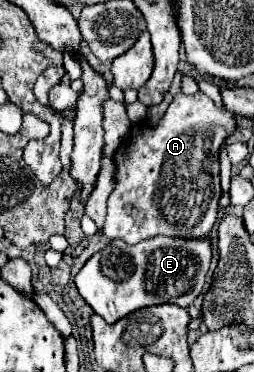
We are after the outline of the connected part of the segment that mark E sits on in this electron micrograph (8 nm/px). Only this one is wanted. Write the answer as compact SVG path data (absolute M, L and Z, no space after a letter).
M156 236L134 246L112 240L106 248L96 252L88 264L84 264L84 268L74 278L74 284L80 296L94 308L94 312L112 324L144 306L170 302L188 308L202 292L210 258L210 238L184 240Z

